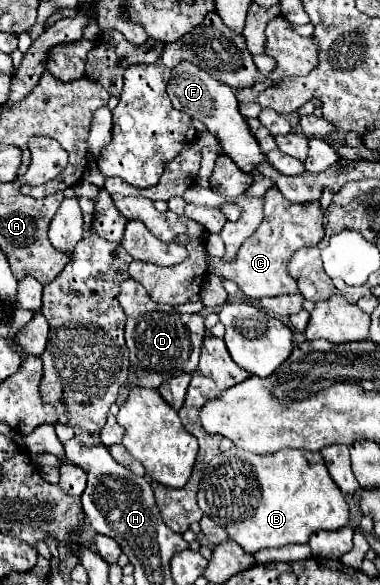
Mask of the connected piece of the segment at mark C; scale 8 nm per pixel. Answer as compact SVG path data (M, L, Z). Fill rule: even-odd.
M270 187L264 195L264 219L254 231L254 235L250 235L242 243L236 261L222 269L222 261L218 257L208 257L210 273L220 275L224 279L232 279L252 299L298 293L294 279L290 279L290 273L286 271L286 263L290 261L290 255L294 255L294 251L322 241L324 237L322 219L324 215L320 211L320 201L290 203L288 199L282 197L278 187Z

